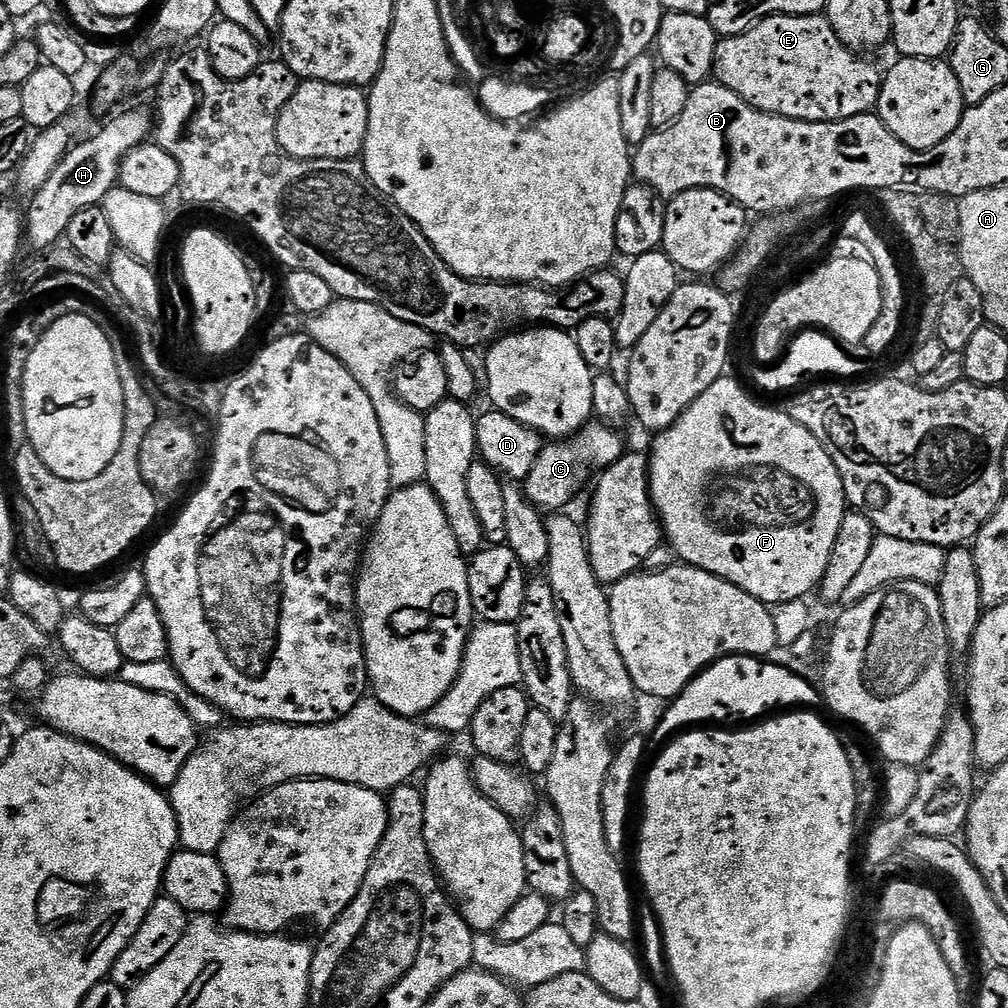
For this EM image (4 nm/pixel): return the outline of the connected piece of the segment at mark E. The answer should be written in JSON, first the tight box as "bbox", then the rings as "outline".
{"bbox":[712,14,882,122],"outline":[[[817,14],[815,16],[765,16],[763,20],[757,22],[753,27],[747,28],[742,34],[737,36],[725,36],[717,43],[716,53],[713,56],[712,71],[714,73],[715,83],[726,86],[738,94],[750,106],[754,106],[759,112],[769,112],[775,116],[785,116],[795,120],[805,120],[806,122],[834,122],[835,120],[845,120],[871,113],[876,107],[880,97],[880,81],[882,79],[881,69],[876,69],[870,61],[864,60],[863,55],[857,54],[851,48],[846,47],[844,43],[834,34],[830,26],[827,15]]]}

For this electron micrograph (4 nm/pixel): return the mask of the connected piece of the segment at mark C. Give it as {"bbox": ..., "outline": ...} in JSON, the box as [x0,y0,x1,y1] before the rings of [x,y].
{"bbox":[522,422,626,514],"outline":[[[589,422],[574,436],[557,439],[543,445],[534,462],[534,470],[522,481],[524,495],[537,509],[545,510],[552,514],[559,513],[576,496],[576,491],[588,480],[592,471],[608,468],[618,458],[623,456],[626,445],[620,441],[620,436],[615,427],[599,422]]]}

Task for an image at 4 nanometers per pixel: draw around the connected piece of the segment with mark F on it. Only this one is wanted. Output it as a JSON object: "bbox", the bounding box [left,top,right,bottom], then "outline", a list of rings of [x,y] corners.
{"bbox":[648,376,846,606],"outline":[[[721,376],[714,382],[714,386],[698,394],[698,398],[694,398],[690,407],[670,427],[655,433],[656,441],[653,442],[652,452],[648,456],[648,493],[652,496],[652,506],[659,519],[663,539],[667,547],[676,553],[677,561],[689,568],[706,570],[769,606],[804,600],[807,592],[817,591],[824,571],[828,568],[838,530],[842,526],[846,511],[842,478],[822,442],[818,442],[818,438],[814,438],[814,434],[806,430],[806,426],[798,423],[787,411],[779,412],[776,408],[759,404],[754,397],[748,396],[747,390],[738,381],[731,380],[730,376]]]}

